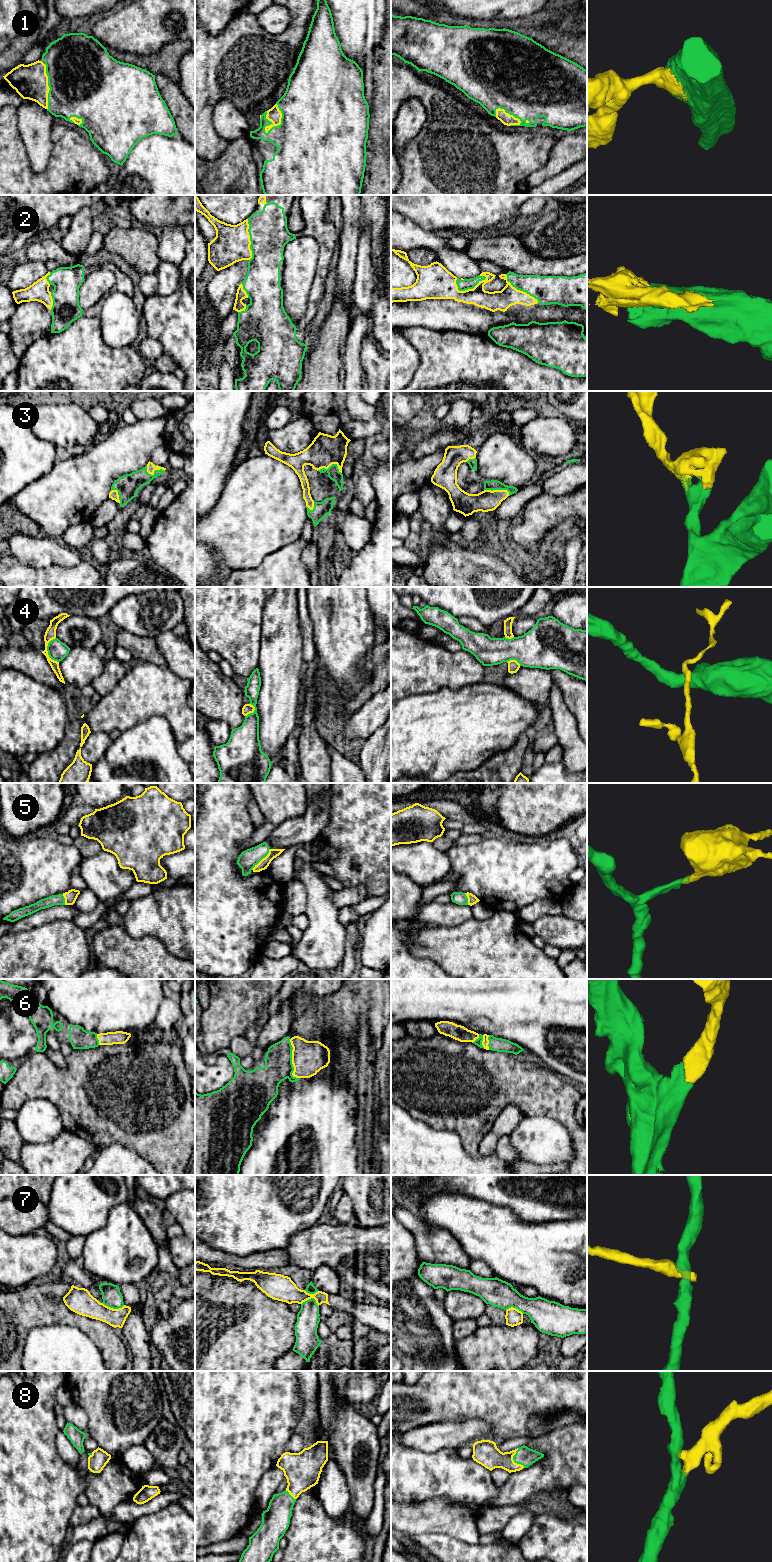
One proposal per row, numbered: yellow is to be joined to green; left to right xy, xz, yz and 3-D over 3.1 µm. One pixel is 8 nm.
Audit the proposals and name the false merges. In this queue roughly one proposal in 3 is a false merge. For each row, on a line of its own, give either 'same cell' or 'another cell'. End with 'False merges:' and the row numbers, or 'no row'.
1: same cell
2: same cell
3: same cell
4: another cell
5: same cell
6: same cell
7: another cell
8: same cell
False merges: 4, 7

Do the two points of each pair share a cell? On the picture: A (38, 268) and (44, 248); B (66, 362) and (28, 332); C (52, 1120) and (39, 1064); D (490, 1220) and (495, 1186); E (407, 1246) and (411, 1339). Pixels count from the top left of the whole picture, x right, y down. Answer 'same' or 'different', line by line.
A: different
B: different
C: different
D: different
E: same

